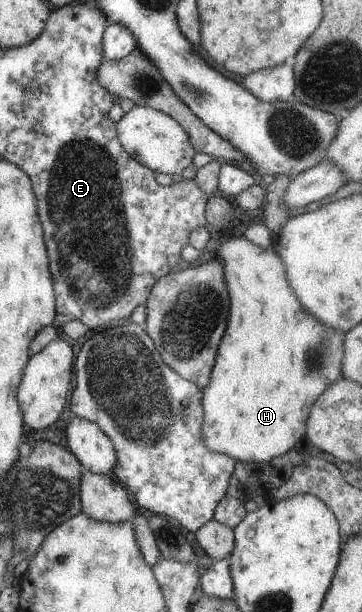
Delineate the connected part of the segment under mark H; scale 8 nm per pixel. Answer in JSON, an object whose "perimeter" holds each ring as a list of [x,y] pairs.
{"perimeter":[[[239,235],[228,237],[225,241],[222,241],[217,249],[216,256],[223,263],[223,277],[227,286],[227,293],[229,294],[229,315],[220,344],[218,344],[218,350],[216,350],[216,358],[209,374],[209,381],[202,389],[201,407],[203,410],[203,421],[201,435],[203,443],[208,450],[227,454],[235,461],[266,462],[290,450],[300,438],[305,436],[305,422],[312,403],[329,384],[332,384],[338,377],[340,378],[345,333],[322,324],[322,321],[316,320],[314,316],[310,316],[310,312],[306,312],[306,309],[298,302],[298,297],[290,288],[285,277],[284,265],[274,249],[259,247],[257,244],[251,243],[242,235]]]}

